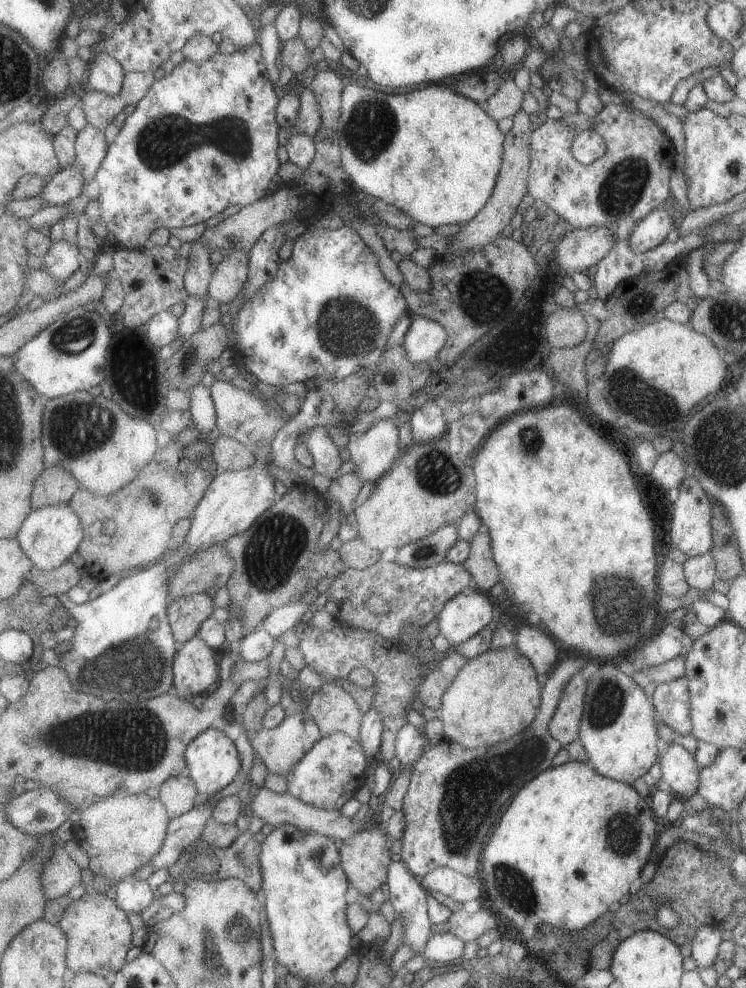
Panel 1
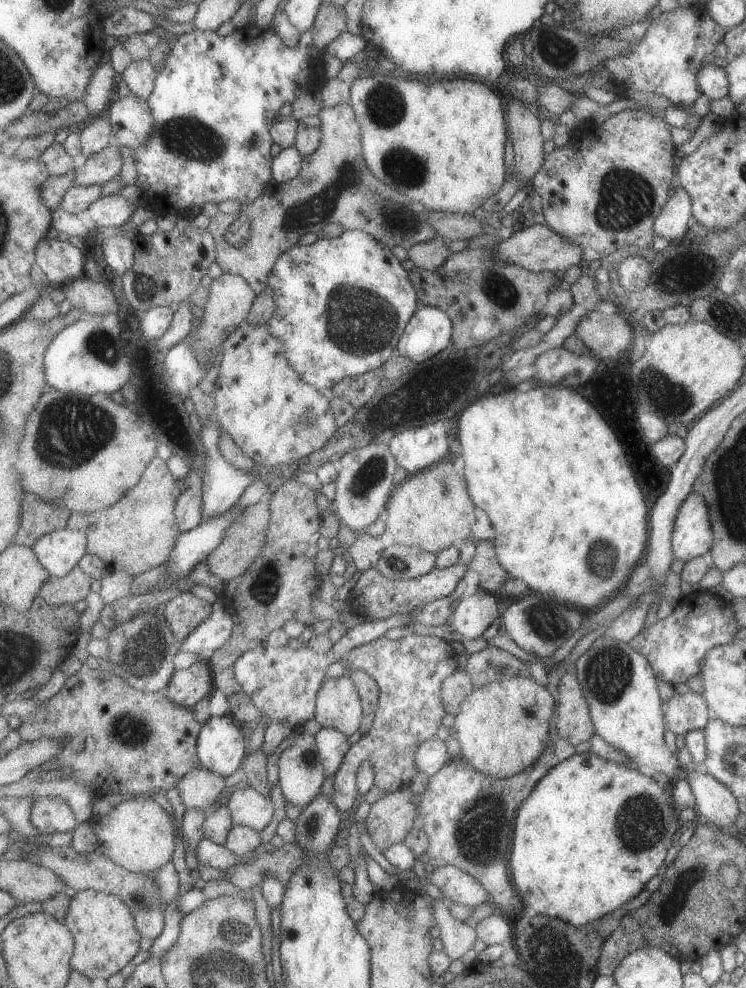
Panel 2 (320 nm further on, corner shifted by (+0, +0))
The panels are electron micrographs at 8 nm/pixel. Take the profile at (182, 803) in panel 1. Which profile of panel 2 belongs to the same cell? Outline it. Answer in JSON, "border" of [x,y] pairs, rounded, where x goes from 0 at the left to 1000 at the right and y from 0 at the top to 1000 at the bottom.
{"border":[[[260,777],[241,789],[237,800],[248,818],[269,818],[280,822],[280,816],[292,811],[308,796],[308,788],[275,777]]]}

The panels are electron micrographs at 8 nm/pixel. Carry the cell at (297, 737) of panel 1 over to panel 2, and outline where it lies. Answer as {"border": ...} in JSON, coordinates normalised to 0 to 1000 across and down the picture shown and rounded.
{"border":[[[401,743],[377,764],[375,796],[382,810],[405,819],[429,804],[440,785],[424,744]]]}

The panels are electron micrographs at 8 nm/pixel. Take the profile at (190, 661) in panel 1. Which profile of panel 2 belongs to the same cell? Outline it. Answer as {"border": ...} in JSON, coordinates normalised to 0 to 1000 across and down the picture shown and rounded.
{"border":[[[264,667],[255,675],[235,679],[224,701],[239,714],[260,718],[269,709],[284,703],[288,693],[280,670]]]}

